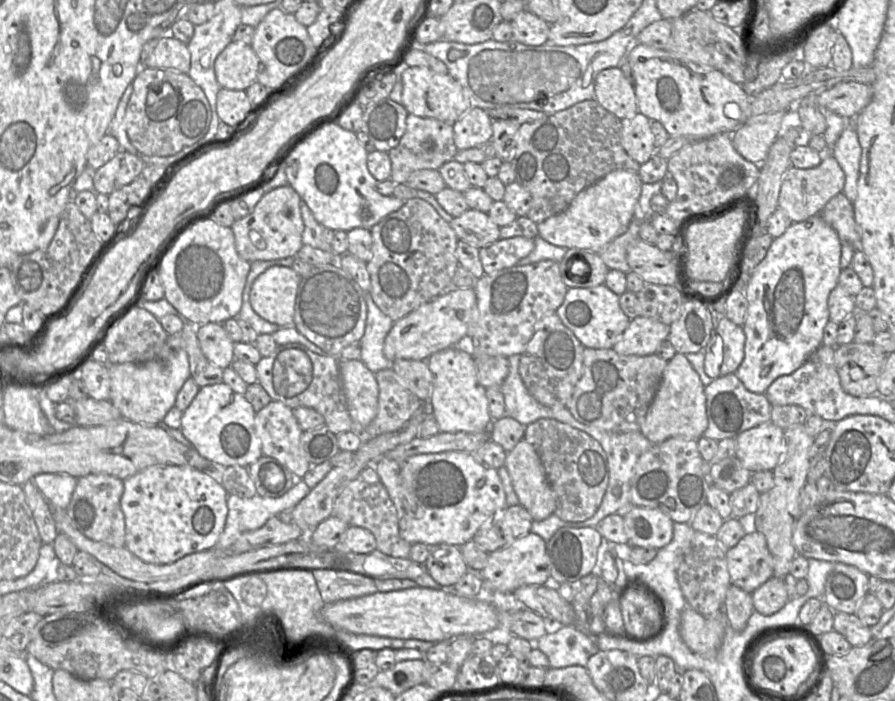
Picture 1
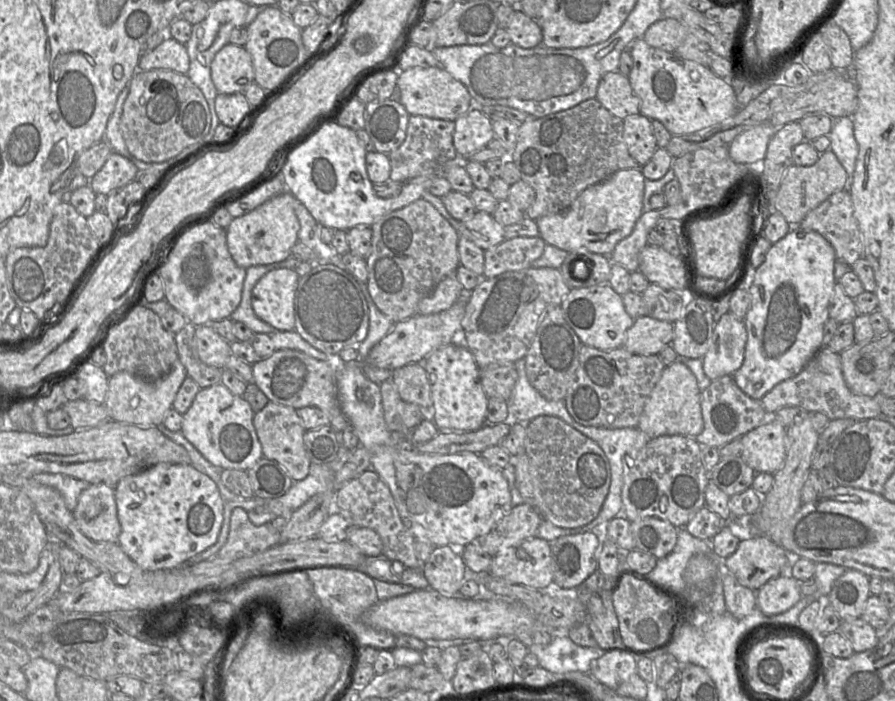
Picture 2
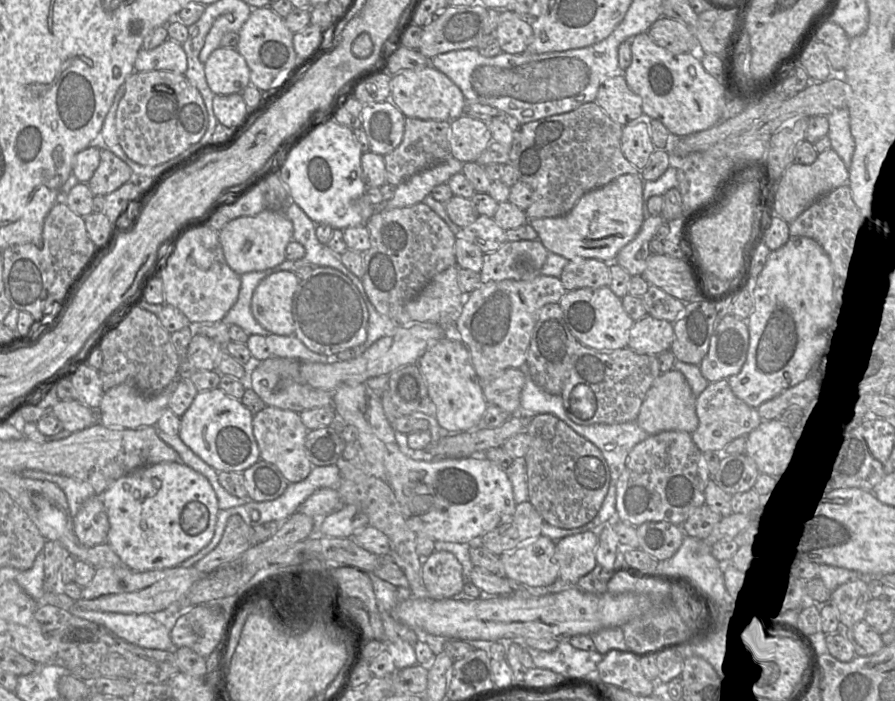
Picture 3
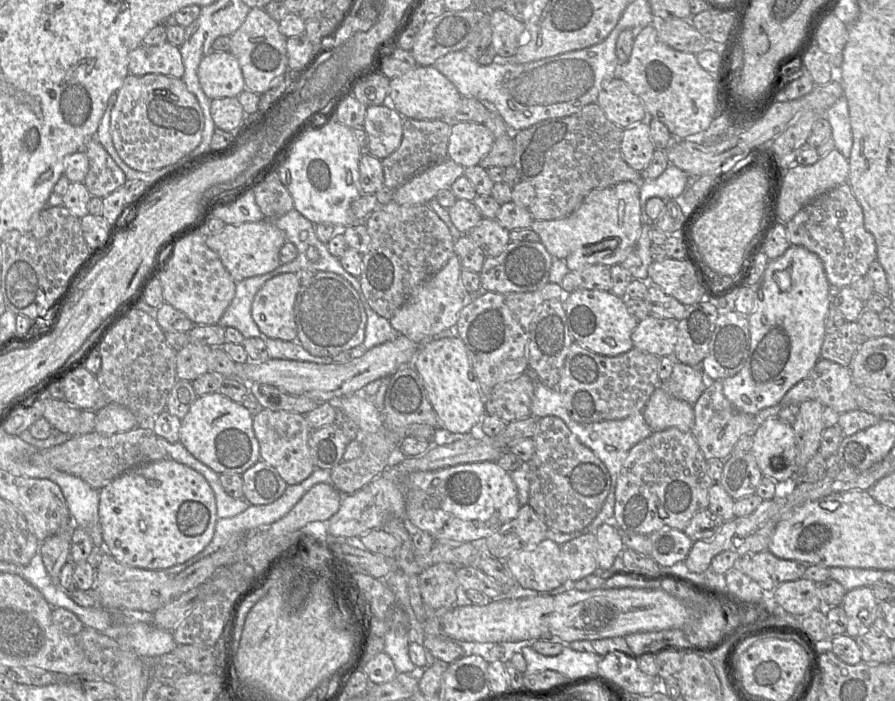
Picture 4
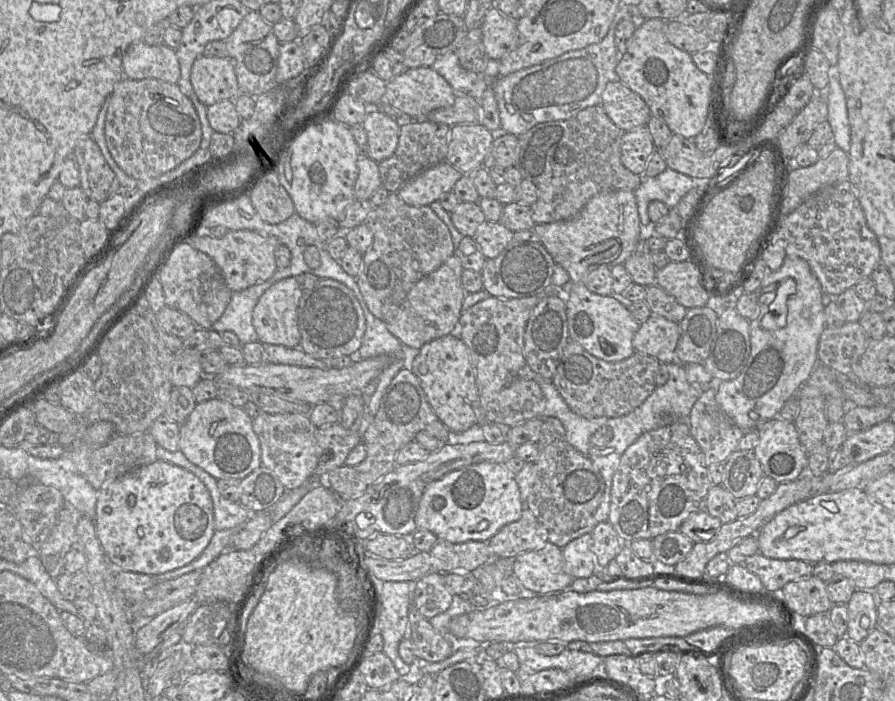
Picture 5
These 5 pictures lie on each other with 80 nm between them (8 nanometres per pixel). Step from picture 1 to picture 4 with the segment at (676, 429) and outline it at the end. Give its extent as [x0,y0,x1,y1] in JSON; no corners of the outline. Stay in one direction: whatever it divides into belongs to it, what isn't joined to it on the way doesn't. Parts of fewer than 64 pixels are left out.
[643,386,695,432]

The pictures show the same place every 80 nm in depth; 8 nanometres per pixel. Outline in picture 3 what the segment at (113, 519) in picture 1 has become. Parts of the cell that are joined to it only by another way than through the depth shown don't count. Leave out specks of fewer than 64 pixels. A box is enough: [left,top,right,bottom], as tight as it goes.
[74,495,109,547]

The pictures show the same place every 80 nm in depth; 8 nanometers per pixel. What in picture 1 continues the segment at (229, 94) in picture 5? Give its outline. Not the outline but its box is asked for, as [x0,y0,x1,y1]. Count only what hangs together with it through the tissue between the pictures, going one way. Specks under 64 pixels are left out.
[215,42,259,90]

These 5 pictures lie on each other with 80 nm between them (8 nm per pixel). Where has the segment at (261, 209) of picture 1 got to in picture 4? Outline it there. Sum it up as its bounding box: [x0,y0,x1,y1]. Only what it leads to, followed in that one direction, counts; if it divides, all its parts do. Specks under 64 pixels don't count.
[206,219,286,281]

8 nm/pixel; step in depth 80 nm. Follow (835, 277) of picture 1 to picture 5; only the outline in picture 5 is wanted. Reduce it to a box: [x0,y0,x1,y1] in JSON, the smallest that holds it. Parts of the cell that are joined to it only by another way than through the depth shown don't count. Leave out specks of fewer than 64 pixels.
[716,256,827,431]

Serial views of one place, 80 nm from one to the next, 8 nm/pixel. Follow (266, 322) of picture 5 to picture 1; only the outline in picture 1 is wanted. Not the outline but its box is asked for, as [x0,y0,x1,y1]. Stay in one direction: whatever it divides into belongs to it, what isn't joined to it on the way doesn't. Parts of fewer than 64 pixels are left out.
[250,265,301,327]

